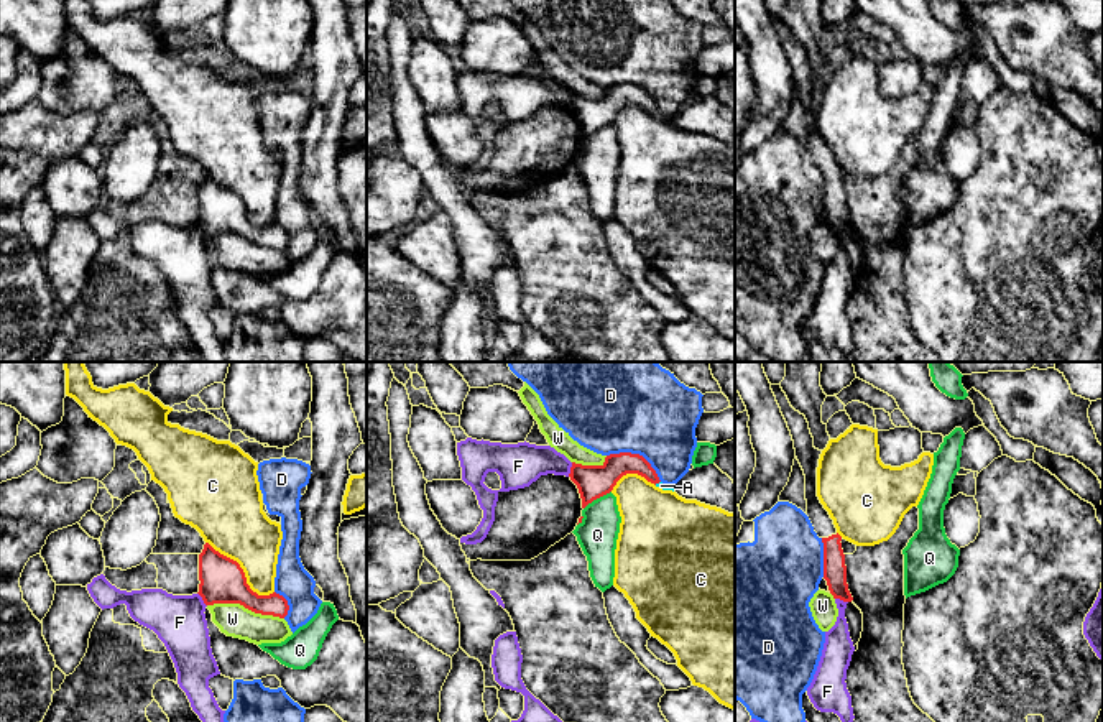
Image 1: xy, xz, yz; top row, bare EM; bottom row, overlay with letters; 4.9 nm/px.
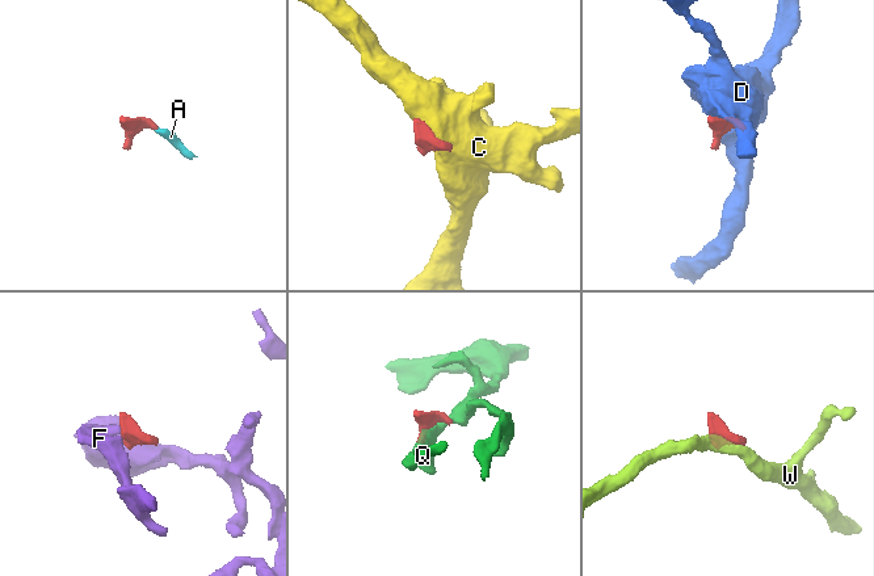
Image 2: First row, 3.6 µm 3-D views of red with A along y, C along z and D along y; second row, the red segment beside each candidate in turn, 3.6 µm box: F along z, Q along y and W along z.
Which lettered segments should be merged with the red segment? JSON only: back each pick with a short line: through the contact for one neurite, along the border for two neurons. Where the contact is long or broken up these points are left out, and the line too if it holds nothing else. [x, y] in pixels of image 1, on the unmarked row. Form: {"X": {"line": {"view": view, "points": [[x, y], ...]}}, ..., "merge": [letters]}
{"A": {"line": {"view": "xz", "points": [[615, 97], [640, 97], [656, 114], [661, 117]]}}, "merge": ["A"]}

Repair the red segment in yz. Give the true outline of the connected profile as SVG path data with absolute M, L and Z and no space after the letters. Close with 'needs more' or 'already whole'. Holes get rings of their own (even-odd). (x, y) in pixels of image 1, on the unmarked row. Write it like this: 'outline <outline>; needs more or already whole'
outline M771 16L771 21L787 54L796 89L805 107L807 148L824 174L824 211L833 230L851 234L853 229L847 215L845 186L840 174L842 168L837 164L833 151L817 128L817 99L822 82L814 79L814 69L805 48L791 38L781 16Z; needs more

